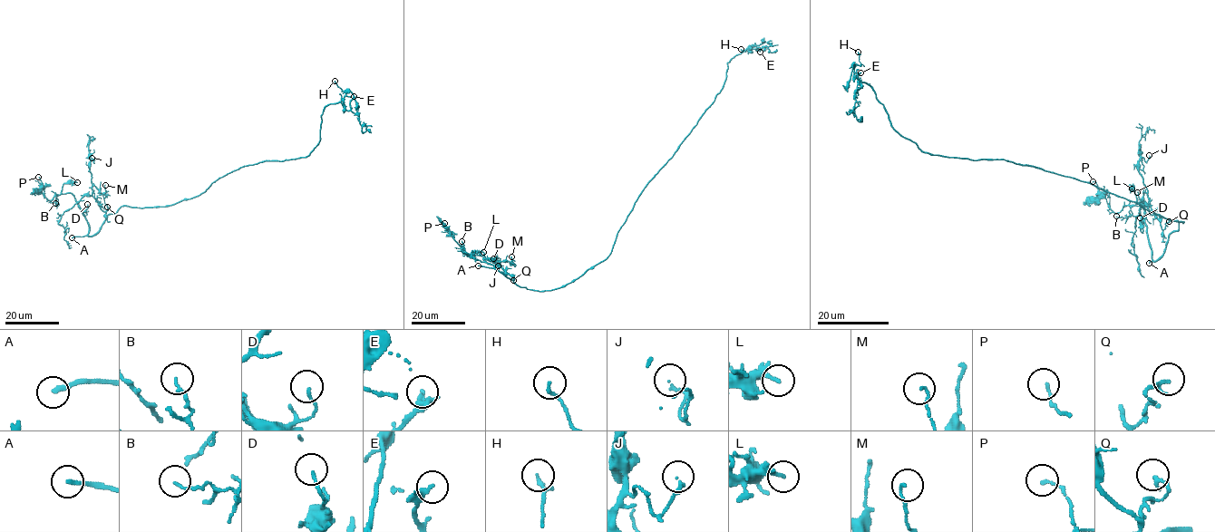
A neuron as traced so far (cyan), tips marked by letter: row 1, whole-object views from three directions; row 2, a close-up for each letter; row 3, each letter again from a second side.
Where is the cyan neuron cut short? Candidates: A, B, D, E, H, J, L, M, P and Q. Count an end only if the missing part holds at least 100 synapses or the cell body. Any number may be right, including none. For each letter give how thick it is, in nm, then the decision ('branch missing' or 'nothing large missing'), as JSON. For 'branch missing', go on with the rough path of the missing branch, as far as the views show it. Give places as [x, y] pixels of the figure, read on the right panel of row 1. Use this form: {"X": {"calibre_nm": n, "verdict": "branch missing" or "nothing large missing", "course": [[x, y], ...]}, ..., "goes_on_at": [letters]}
{"A": {"calibre_nm": 200, "verdict": "branch missing"}, "B": {"calibre_nm": 110, "verdict": "nothing large missing"}, "D": {"calibre_nm": 110, "verdict": "nothing large missing"}, "E": {"calibre_nm": 160, "verdict": "nothing large missing"}, "H": {"calibre_nm": 100, "verdict": "nothing large missing"}, "J": {"calibre_nm": 120, "verdict": "nothing large missing"}, "L": {"calibre_nm": 150, "verdict": "nothing large missing"}, "M": {"calibre_nm": 100, "verdict": "nothing large missing"}, "P": {"calibre_nm": 110, "verdict": "nothing large missing"}, "Q": {"calibre_nm": 160, "verdict": "nothing large missing"}, "goes_on_at": ["A"]}

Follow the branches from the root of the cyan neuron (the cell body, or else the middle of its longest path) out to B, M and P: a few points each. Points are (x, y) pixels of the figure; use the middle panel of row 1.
B: (619, 229), (605, 259), (569, 283), (543, 291), (518, 286), (492, 265), (467, 256), (461, 251), (461, 241)
M: (619, 229), (605, 259), (550, 290), (518, 286), (484, 260), (498, 266), (511, 256)
P: (619, 229), (605, 259), (565, 285), (536, 291), (518, 286), (492, 265), (469, 256), (444, 223)

